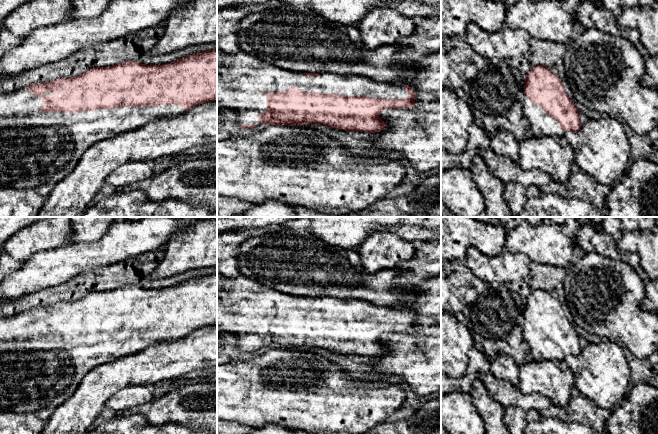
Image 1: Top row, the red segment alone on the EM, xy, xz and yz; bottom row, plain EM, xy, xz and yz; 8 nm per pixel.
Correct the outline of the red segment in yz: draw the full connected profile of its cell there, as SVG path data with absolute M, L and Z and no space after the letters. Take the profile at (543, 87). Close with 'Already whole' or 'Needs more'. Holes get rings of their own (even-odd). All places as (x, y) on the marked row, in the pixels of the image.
M543 65L533 67L525 75L524 98L522 110L530 125L530 135L536 137L553 136L558 139L565 132L577 132L581 128L580 112L562 84L562 80L552 70Z. Needs more

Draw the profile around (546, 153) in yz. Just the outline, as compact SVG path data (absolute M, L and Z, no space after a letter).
M529 135L518 143L518 164L523 170L538 169L548 173L555 183L569 180L574 162L572 147L562 146L553 136Z

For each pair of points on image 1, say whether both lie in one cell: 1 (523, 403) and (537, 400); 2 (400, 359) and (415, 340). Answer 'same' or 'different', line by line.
1: same
2: same

